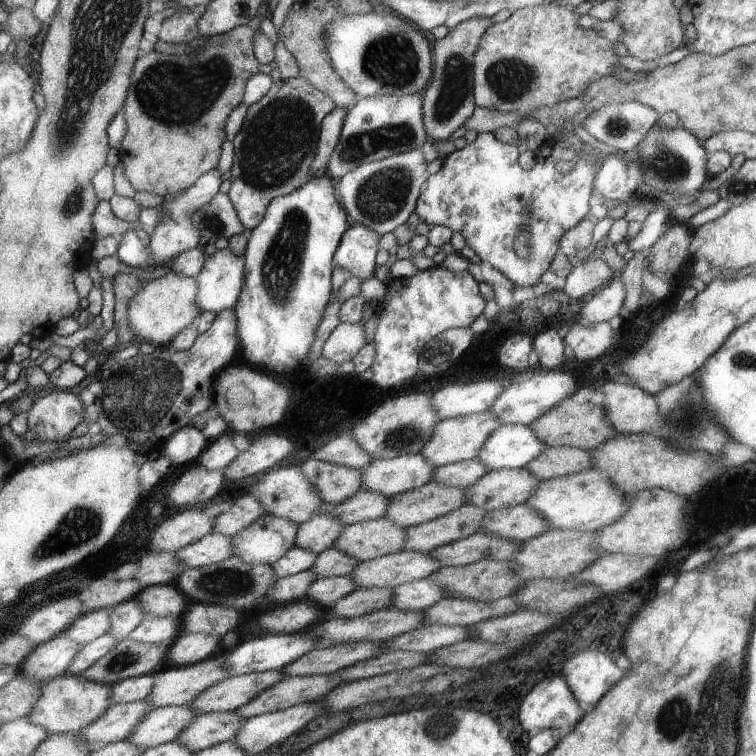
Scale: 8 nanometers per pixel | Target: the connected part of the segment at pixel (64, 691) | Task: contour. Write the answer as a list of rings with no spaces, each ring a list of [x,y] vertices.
[[[58,675],[41,686],[41,696],[26,718],[35,725],[45,727],[51,733],[76,732],[94,722],[112,705],[112,686],[95,683],[80,675]]]

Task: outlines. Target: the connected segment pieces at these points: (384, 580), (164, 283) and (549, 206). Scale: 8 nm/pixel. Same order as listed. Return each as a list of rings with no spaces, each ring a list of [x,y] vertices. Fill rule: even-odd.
[[[398,551],[377,559],[358,563],[350,578],[356,587],[388,587],[428,578],[439,564],[429,554]]]
[[[168,272],[158,279],[146,282],[140,292],[131,299],[128,307],[129,325],[137,340],[155,346],[168,346],[178,333],[199,320],[202,312],[197,305],[198,292],[198,278],[178,273]]]
[[[479,133],[476,140],[471,144],[467,144],[462,149],[456,149],[454,152],[449,154],[443,159],[442,167],[438,172],[433,175],[430,175],[428,183],[422,196],[417,200],[415,213],[416,216],[419,216],[422,222],[425,222],[430,227],[436,225],[442,225],[453,230],[454,233],[460,233],[464,236],[464,240],[466,244],[474,250],[477,261],[481,262],[490,262],[496,270],[499,270],[506,276],[506,278],[510,279],[516,287],[519,286],[534,286],[537,282],[541,281],[541,276],[550,268],[550,264],[553,264],[552,260],[556,258],[556,252],[558,252],[558,242],[561,242],[561,238],[565,236],[566,233],[569,232],[570,229],[573,229],[584,216],[586,216],[586,212],[588,212],[588,198],[590,198],[590,188],[592,188],[592,180],[596,177],[597,172],[600,169],[600,166],[603,163],[603,160],[608,156],[605,155],[604,152],[601,152],[598,149],[595,150],[595,154],[592,157],[585,157],[582,160],[574,151],[573,148],[568,148],[563,150],[561,147],[556,145],[555,143],[552,146],[542,145],[537,150],[536,154],[536,164],[531,170],[525,171],[520,167],[518,163],[519,157],[519,149],[516,145],[509,145],[503,143],[499,140],[494,133]],[[561,160],[566,160],[566,162],[576,162],[575,168],[573,172],[569,173],[560,173],[556,169],[556,164]],[[521,226],[527,226],[529,228],[530,235],[530,254],[528,259],[523,259],[516,254],[514,248],[514,239],[518,230],[520,230]]]

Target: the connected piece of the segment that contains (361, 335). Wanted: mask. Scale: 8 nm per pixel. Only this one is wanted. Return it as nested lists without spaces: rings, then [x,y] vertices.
[[[341,322],[330,333],[322,347],[322,356],[332,362],[353,360],[363,347],[368,345],[364,324]]]

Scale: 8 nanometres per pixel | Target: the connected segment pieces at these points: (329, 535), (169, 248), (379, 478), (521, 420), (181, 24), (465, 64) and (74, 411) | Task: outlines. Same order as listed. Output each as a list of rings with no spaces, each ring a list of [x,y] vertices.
[[[313,514],[310,520],[299,523],[295,546],[319,555],[333,546],[344,529],[345,526],[334,517]]]
[[[210,169],[208,173],[205,173],[192,186],[184,189],[184,194],[180,194],[172,202],[164,201],[161,206],[158,206],[165,208],[168,214],[170,214],[170,218],[164,218],[162,224],[158,224],[154,229],[148,229],[151,238],[151,249],[153,250],[152,258],[149,260],[151,269],[158,265],[163,266],[163,262],[172,260],[172,258],[177,257],[180,253],[203,246],[201,234],[194,222],[192,222],[192,214],[216,197],[220,186],[228,178],[230,178],[230,174],[225,175],[220,169]]]
[[[420,453],[374,459],[367,467],[359,469],[363,474],[361,488],[389,499],[429,483],[435,468]]]
[[[556,369],[537,370],[530,378],[518,380],[511,385],[507,384],[498,398],[495,398],[493,405],[490,405],[488,412],[493,414],[502,425],[529,425],[533,420],[542,416],[542,413],[556,406],[558,402],[572,396],[575,391],[576,380],[572,374]]]
[[[179,9],[162,23],[158,38],[168,42],[186,43],[200,36],[197,18],[188,10]]]
[[[472,17],[452,27],[445,37],[432,42],[435,70],[426,89],[423,90],[423,125],[428,137],[441,141],[447,139],[477,107],[473,97],[473,60],[481,38],[492,26],[491,17]]]
[[[58,391],[48,394],[48,396],[40,397],[31,410],[28,412],[28,426],[35,432],[36,439],[48,442],[60,441],[66,446],[66,441],[70,437],[70,432],[84,421],[84,410],[86,405],[82,403],[79,394],[73,394],[71,391]]]

